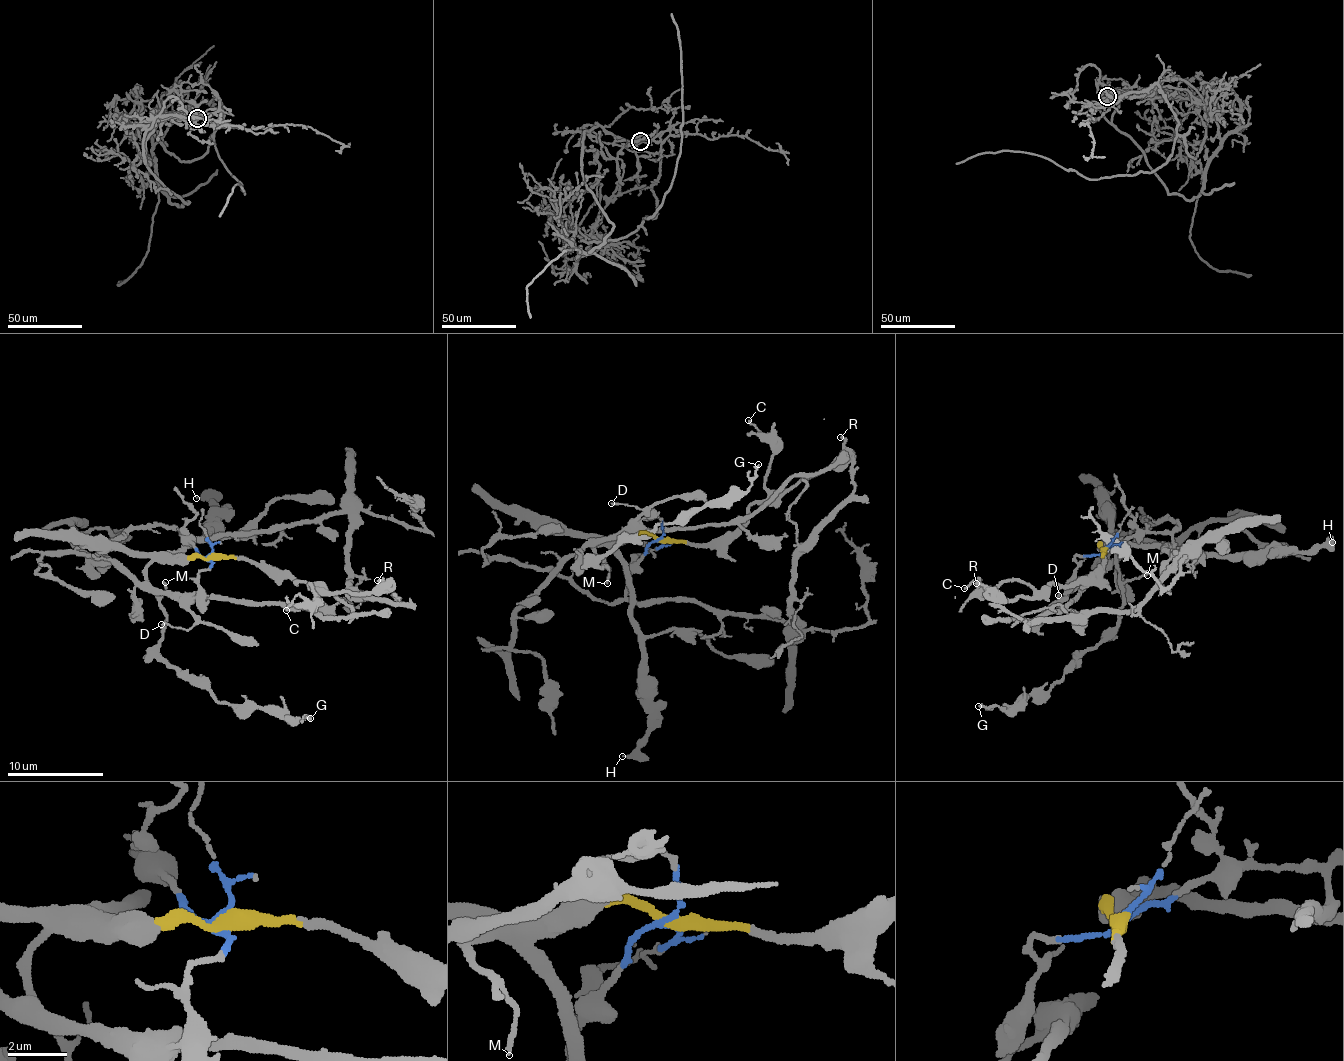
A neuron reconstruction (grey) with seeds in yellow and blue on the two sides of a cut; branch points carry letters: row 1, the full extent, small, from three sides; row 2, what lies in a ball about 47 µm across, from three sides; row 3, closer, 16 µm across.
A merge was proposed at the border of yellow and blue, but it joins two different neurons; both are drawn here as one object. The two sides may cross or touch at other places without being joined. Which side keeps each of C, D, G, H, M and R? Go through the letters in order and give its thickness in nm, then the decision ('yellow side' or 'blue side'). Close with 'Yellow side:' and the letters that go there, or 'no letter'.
C: 140 nm thick; yellow side
D: 120 nm thick; blue side
G: 170 nm thick; yellow side
H: 280 nm thick; yellow side
M: 140 nm thick; yellow side
R: 200 nm thick; yellow side
Yellow side: C, G, H, M, R

